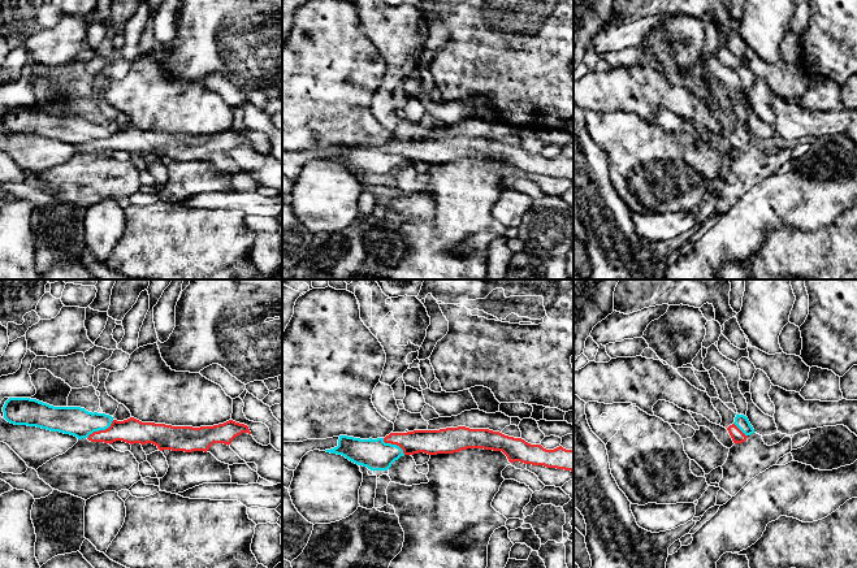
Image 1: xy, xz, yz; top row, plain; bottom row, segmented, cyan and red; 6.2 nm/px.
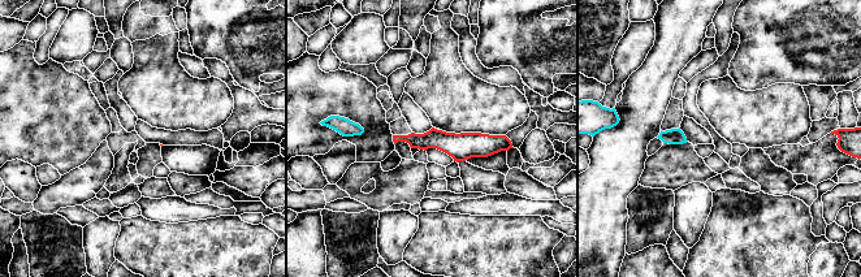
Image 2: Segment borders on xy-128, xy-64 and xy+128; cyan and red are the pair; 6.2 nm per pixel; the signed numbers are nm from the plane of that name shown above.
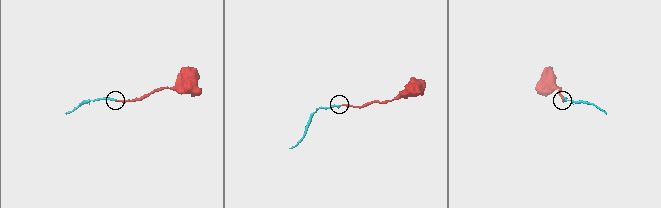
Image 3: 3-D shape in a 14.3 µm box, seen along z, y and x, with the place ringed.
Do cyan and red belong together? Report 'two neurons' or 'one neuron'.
one neuron

